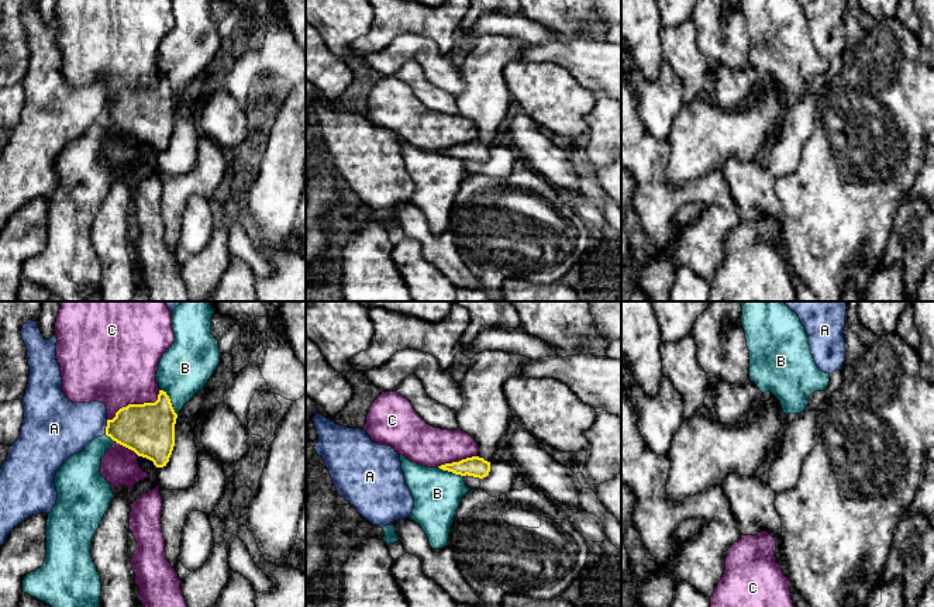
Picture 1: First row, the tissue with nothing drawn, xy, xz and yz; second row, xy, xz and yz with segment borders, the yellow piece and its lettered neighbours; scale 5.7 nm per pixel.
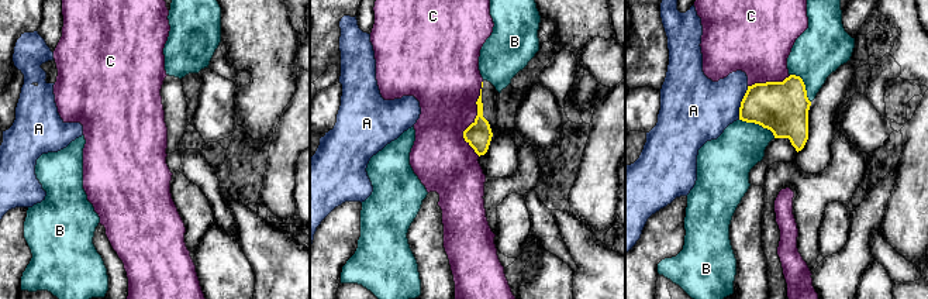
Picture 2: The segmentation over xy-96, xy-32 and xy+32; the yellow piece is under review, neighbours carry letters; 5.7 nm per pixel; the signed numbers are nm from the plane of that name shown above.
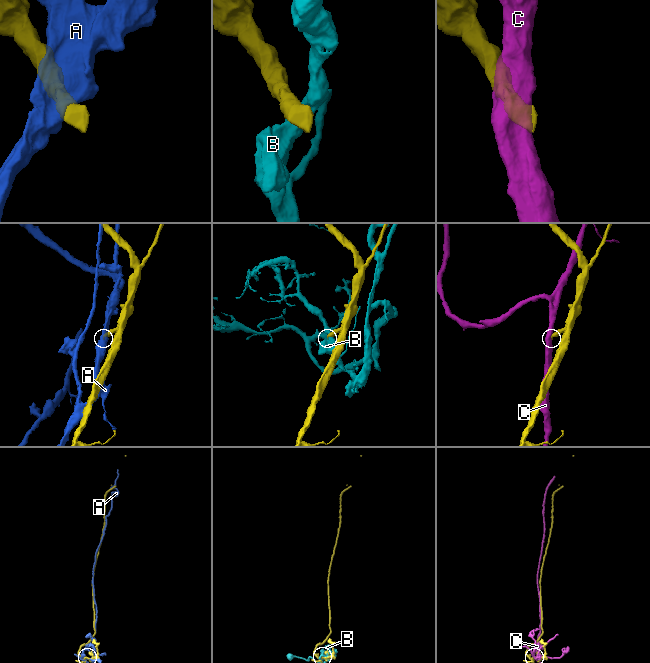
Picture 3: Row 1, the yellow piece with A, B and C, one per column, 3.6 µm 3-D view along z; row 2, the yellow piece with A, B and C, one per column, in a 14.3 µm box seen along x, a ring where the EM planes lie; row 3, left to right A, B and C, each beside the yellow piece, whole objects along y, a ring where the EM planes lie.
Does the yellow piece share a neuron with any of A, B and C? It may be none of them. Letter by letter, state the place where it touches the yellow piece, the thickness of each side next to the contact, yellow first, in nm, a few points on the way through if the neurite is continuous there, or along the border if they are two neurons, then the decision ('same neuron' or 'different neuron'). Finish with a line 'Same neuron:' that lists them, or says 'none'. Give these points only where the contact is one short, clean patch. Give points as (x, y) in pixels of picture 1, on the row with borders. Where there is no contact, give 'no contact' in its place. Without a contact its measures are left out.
A: xy (106, 427) | 300/320 nm | different neuron
B: xy (169, 402) | 300/300 nm | different neuron
C: xy (135, 404) | 300/460 nm | different neuron
Same neuron: none

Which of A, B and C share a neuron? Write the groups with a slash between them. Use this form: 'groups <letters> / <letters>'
groups A / B / C

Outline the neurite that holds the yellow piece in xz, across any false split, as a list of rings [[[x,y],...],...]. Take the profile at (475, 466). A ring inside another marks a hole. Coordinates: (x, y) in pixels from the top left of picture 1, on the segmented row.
[[[483,351],[471,361],[461,386],[462,408],[456,413],[461,431],[479,445],[476,456],[438,466],[461,476],[483,479],[497,446],[506,441],[514,417],[503,392],[504,383],[521,375],[531,359],[503,351]]]

